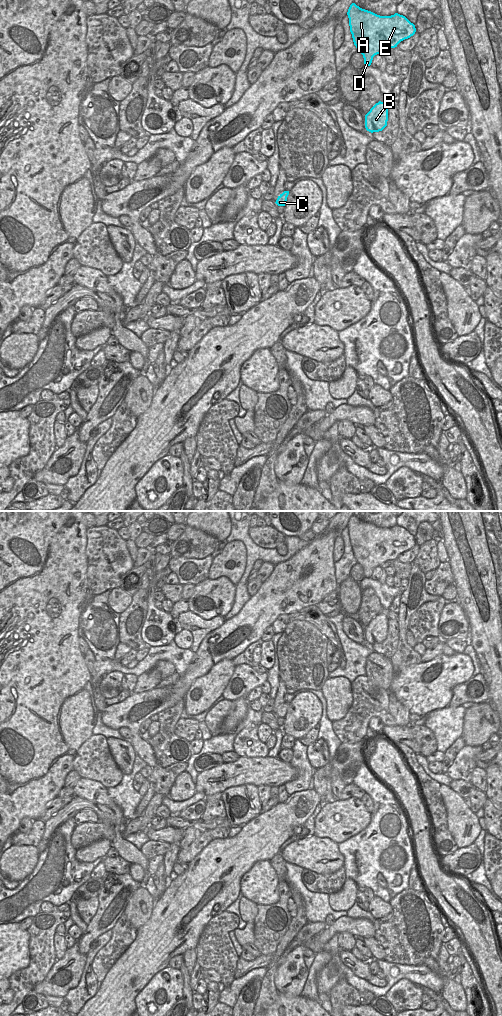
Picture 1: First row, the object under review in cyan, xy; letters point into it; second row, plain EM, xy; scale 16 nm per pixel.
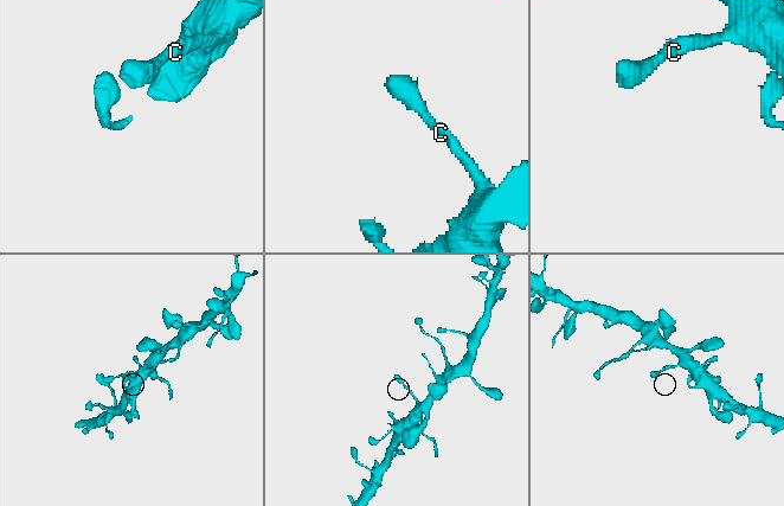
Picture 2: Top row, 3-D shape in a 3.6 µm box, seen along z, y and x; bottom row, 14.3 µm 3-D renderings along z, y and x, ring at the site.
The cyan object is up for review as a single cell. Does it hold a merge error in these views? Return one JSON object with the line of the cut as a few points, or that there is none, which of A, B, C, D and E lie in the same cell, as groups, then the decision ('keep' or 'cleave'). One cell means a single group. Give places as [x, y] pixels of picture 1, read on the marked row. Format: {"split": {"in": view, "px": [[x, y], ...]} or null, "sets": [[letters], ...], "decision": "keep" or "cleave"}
{"split": null, "sets": [["A", "B", "C", "D", "E"]], "decision": "keep"}

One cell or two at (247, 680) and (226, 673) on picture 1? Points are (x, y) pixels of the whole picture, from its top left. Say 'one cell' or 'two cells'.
two cells

